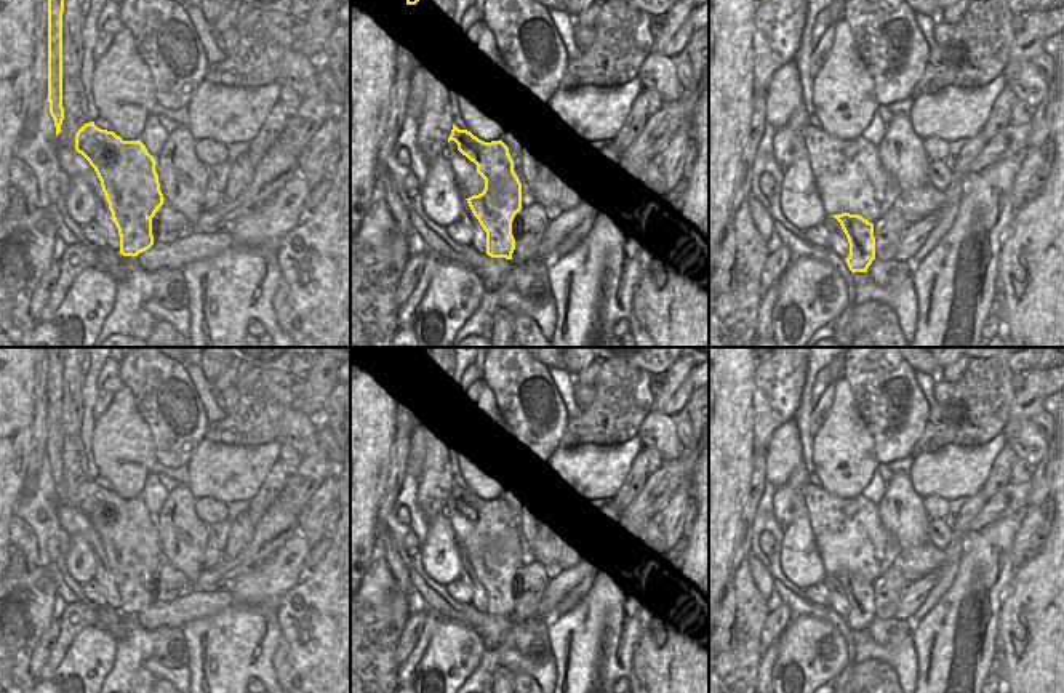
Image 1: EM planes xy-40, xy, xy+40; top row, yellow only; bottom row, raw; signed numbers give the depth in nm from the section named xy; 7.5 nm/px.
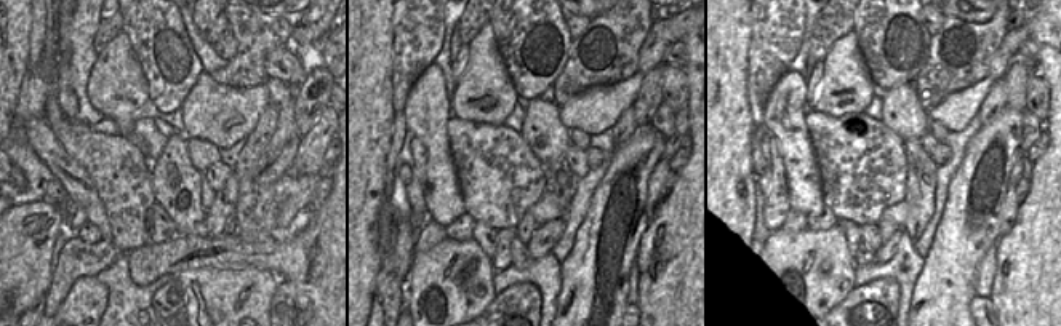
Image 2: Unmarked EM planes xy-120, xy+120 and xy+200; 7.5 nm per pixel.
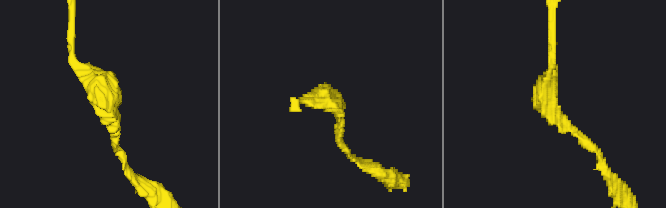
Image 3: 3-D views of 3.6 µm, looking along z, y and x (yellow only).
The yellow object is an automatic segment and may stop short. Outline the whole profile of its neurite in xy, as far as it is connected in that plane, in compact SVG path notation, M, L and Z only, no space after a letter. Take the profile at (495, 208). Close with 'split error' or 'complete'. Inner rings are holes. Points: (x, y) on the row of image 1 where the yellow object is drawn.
M456 125L450 141L477 165L477 173L485 179L483 192L466 200L486 232L486 254L512 259L515 250L512 221L522 210L522 182L514 171L509 147L501 139L485 142Z; complete

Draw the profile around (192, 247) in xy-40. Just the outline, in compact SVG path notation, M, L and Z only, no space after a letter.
M226 229L210 234L189 232L168 246L152 245L138 254L138 264L146 272L182 269L200 259L219 256L226 251L248 250L251 246L258 245L245 245L234 238Z

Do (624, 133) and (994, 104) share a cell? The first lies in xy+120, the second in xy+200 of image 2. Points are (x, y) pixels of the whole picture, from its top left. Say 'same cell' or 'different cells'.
same cell

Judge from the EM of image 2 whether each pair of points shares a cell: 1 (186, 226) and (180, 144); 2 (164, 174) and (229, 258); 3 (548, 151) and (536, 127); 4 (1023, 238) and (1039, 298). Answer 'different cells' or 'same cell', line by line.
1: same cell
2: different cells
3: same cell
4: same cell

